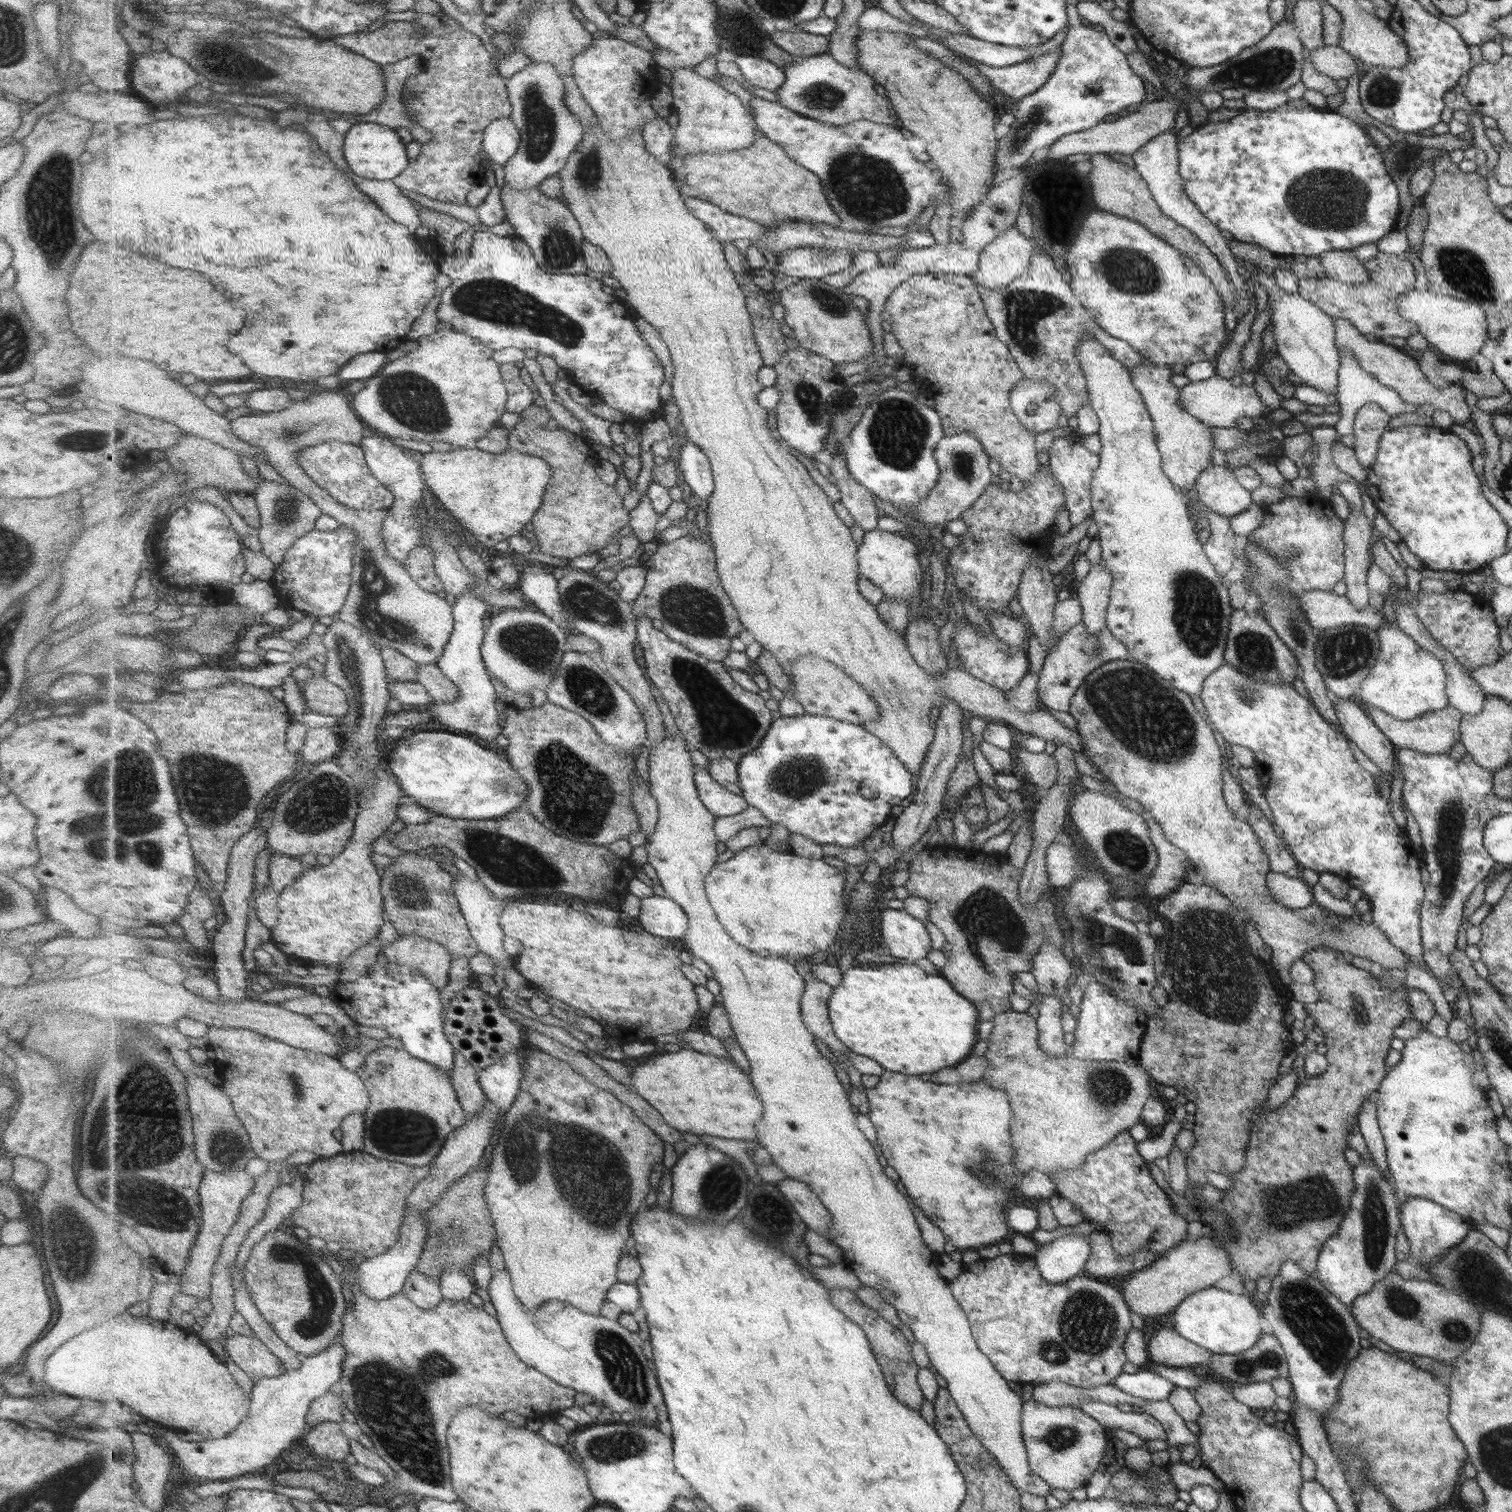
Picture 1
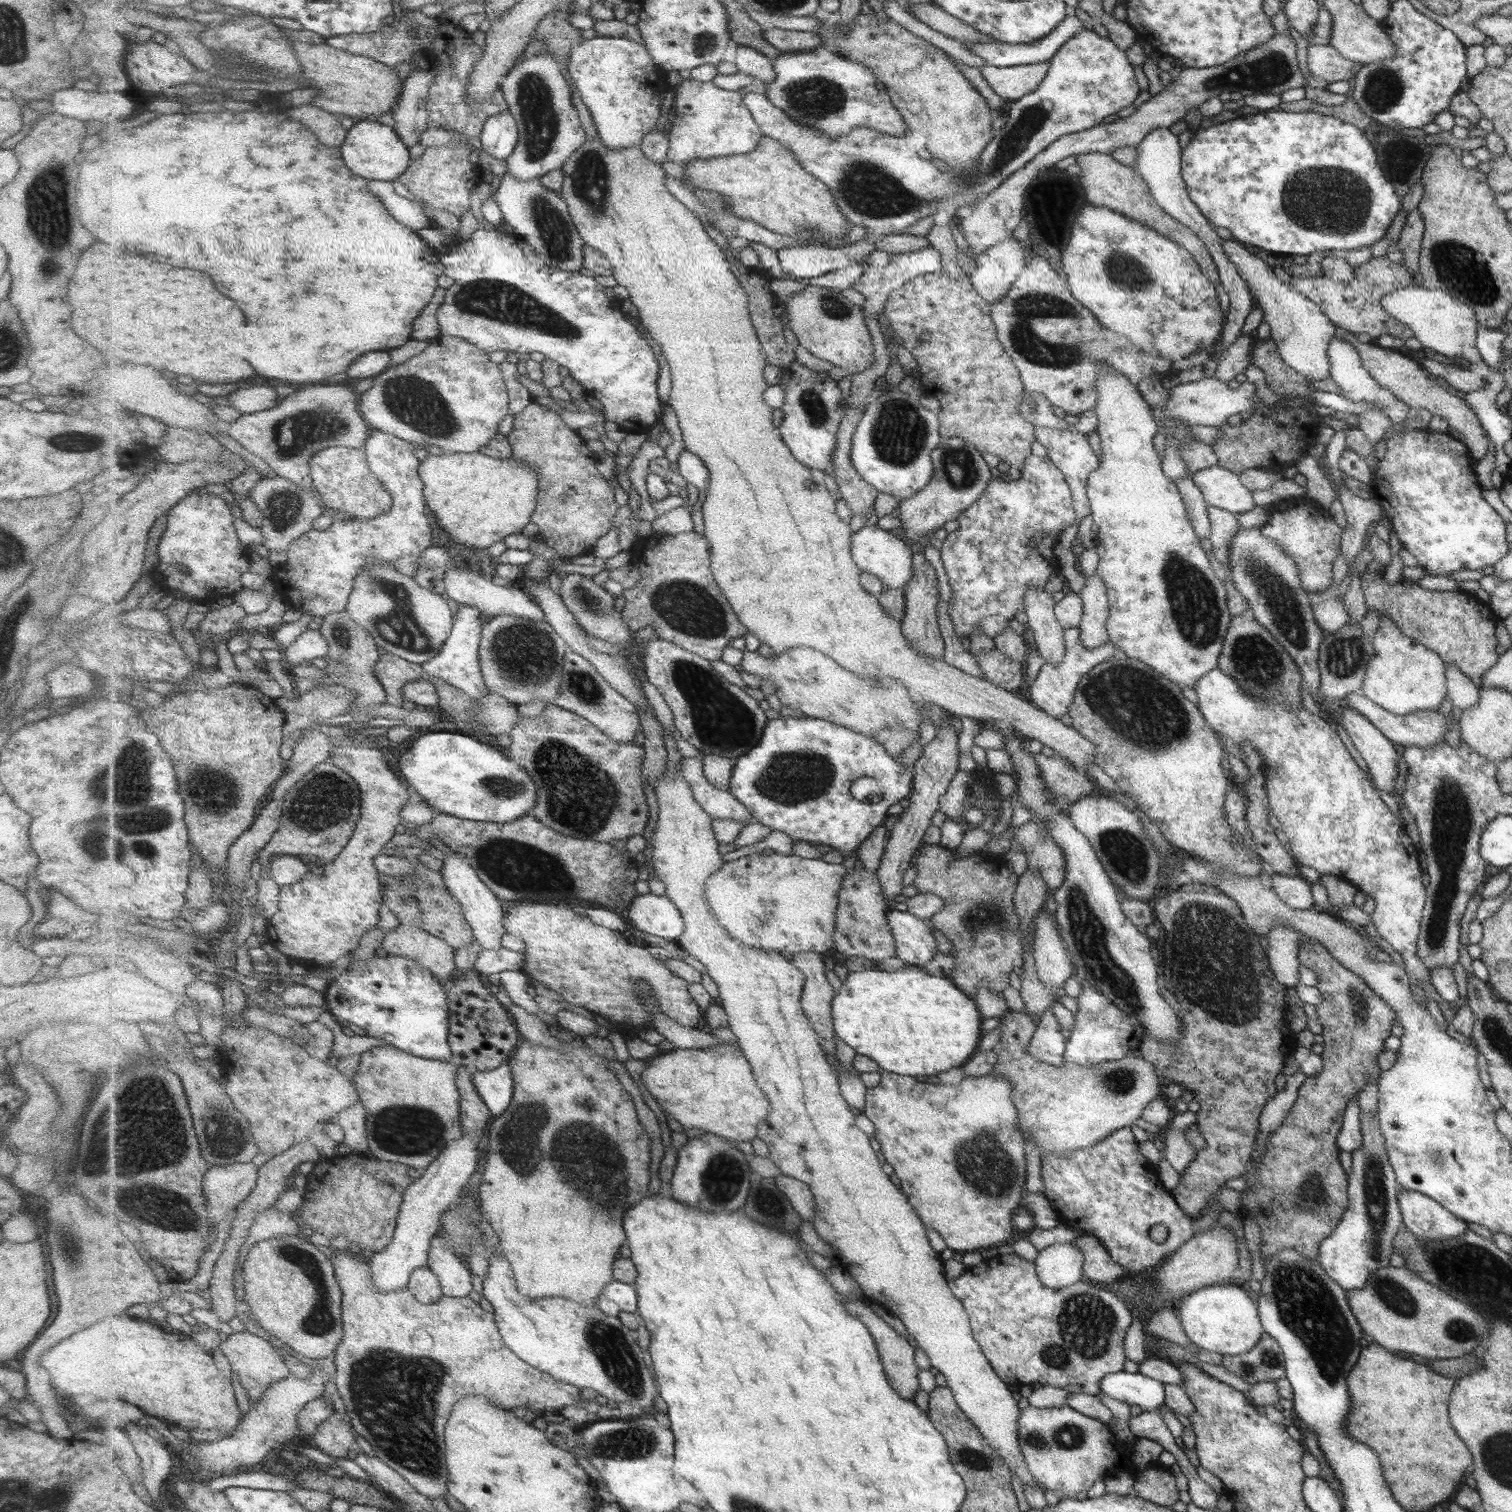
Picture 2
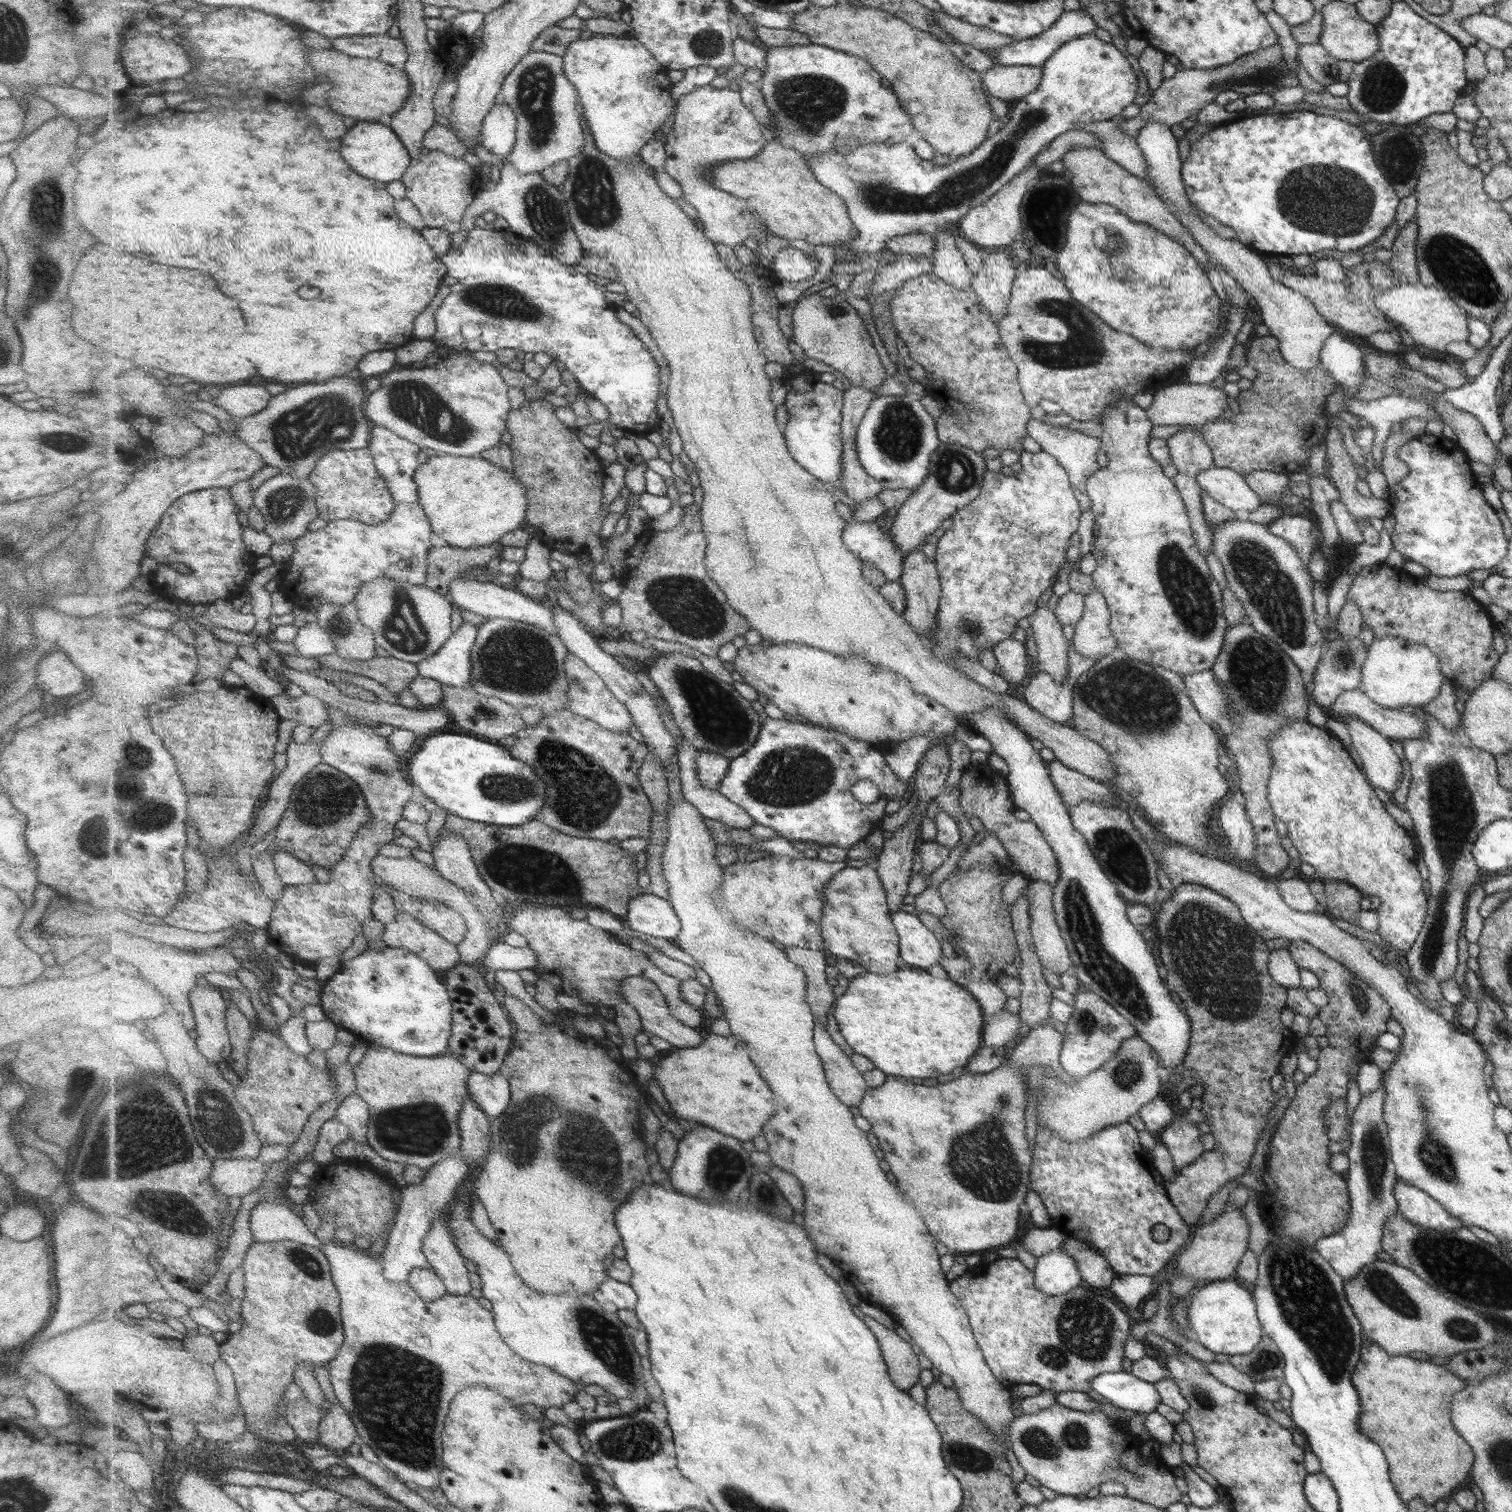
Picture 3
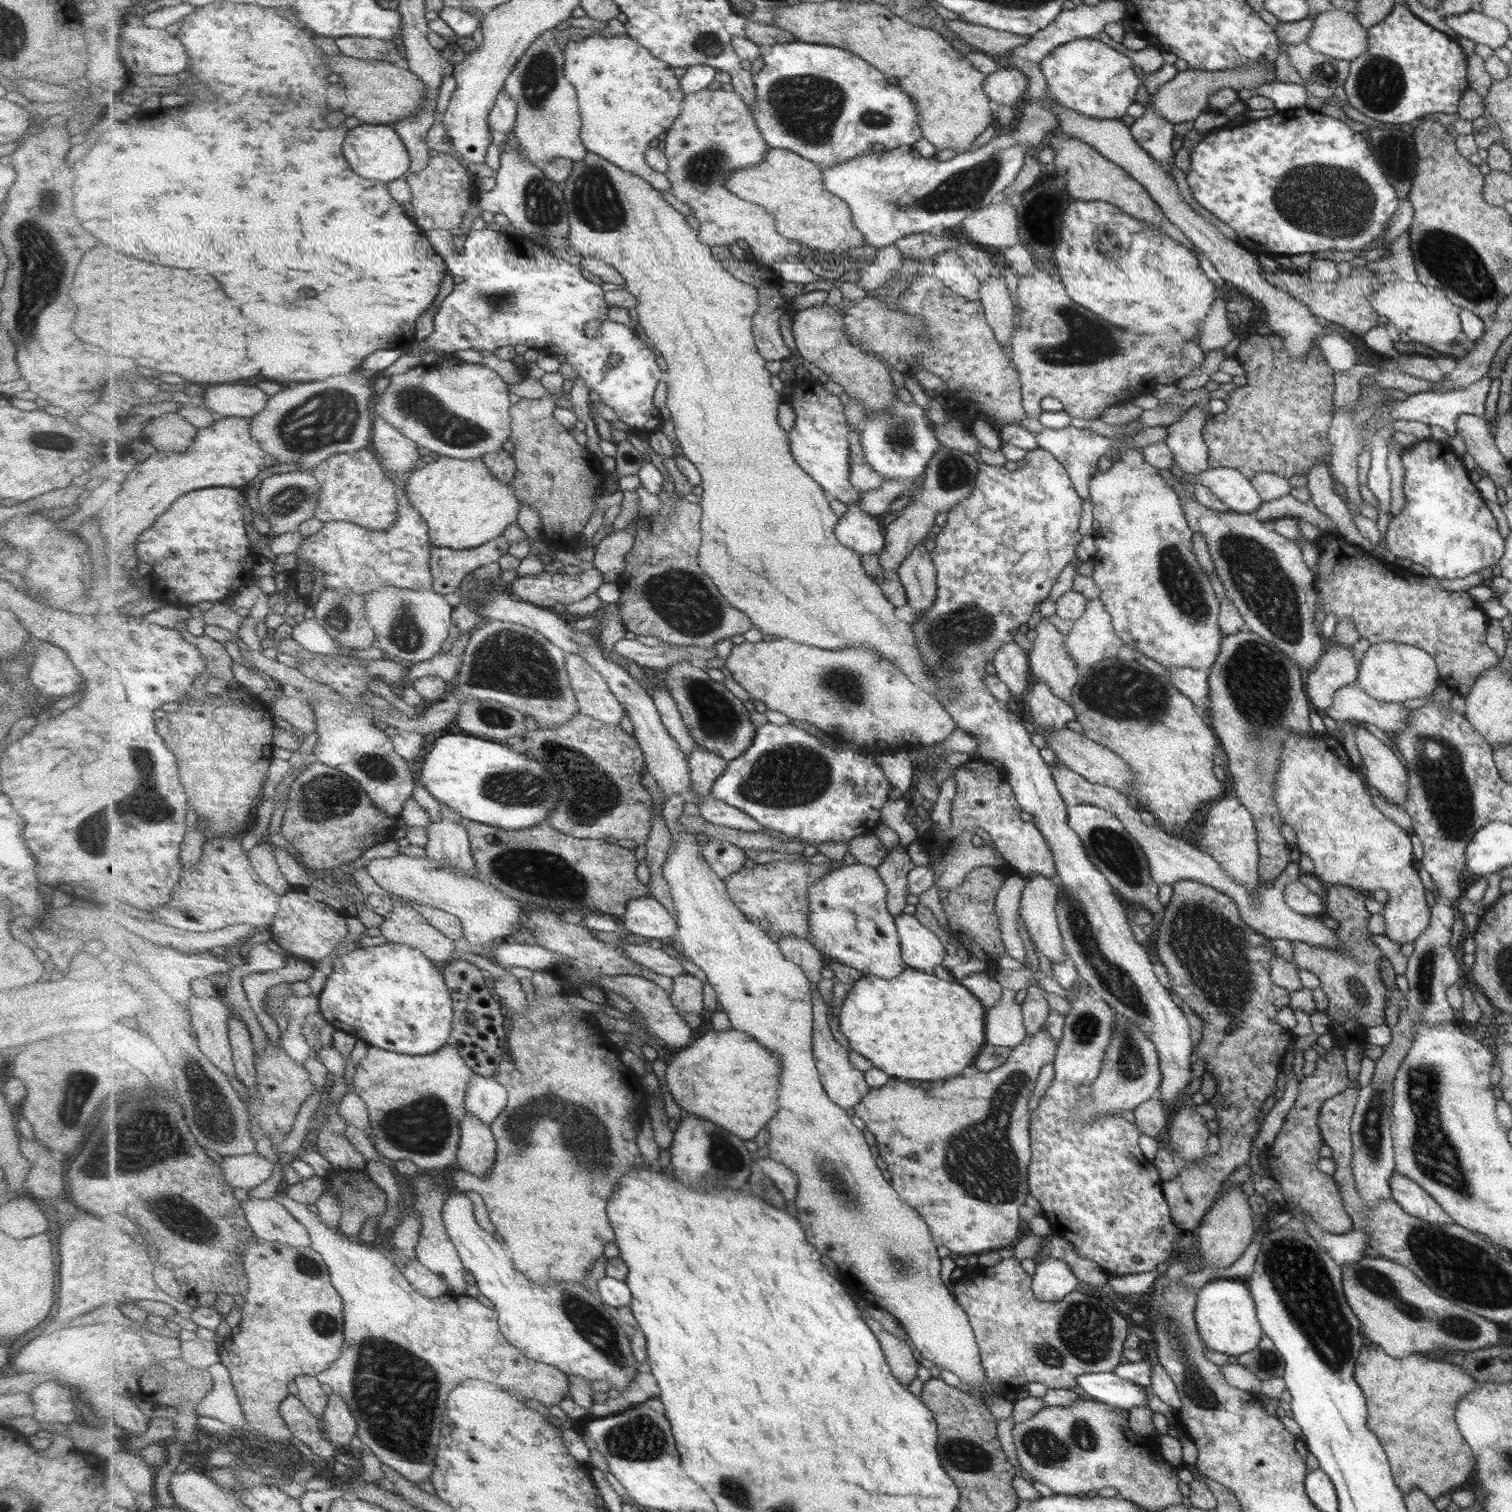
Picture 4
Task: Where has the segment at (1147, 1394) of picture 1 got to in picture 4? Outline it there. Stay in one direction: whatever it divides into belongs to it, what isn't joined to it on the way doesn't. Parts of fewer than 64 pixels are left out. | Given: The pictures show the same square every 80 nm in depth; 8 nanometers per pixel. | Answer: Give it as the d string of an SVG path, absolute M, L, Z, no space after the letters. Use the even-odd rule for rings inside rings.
M1112 1371L1104 1373L1085 1373L1077 1378L1077 1384L1085 1396L1089 1396L1092 1400L1103 1403L1115 1408L1128 1410L1135 1405L1146 1405L1145 1395L1138 1389L1139 1384L1129 1382L1119 1378Z

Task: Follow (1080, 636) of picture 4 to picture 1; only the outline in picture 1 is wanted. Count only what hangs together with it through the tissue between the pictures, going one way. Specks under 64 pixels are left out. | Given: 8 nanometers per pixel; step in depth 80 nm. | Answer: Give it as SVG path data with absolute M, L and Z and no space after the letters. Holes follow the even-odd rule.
M1104 564L1091 566L1083 580L1079 581L1078 601L1082 608L1082 625L1087 634L1094 636L1106 626L1106 606L1109 604L1111 575Z

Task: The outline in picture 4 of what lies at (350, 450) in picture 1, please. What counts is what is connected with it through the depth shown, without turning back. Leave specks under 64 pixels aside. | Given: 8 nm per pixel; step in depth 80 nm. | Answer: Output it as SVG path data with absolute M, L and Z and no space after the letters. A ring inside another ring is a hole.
M371 449L335 454L321 462L313 470L322 486L314 516L323 523L339 520L354 522L364 530L374 532L391 529L397 522L400 504L397 484L387 478L384 471L382 461Z

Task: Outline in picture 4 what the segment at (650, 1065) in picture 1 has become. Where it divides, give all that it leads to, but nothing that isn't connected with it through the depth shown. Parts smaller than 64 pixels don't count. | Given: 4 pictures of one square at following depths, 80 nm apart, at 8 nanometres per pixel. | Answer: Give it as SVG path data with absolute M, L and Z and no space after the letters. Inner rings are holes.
M729 1029L726 1031L711 1030L702 1037L699 1037L691 1046L686 1047L675 1055L673 1061L670 1062L666 1069L666 1080L669 1093L672 1094L673 1100L681 1108L681 1112L689 1112L689 1114L697 1114L703 1116L711 1122L722 1126L725 1130L731 1131L743 1140L755 1140L761 1129L768 1126L768 1122L779 1113L780 1110L780 1092L779 1085L782 1083L782 1060L779 1055L773 1051L766 1049L753 1035L748 1032L741 1032L737 1029Z

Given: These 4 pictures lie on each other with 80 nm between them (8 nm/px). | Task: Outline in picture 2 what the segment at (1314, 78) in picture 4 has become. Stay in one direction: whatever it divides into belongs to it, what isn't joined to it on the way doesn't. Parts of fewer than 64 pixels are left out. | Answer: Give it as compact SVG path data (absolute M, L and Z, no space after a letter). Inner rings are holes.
M1328 45L1307 46L1306 62L1310 74L1324 80L1327 85L1337 80L1349 80L1351 76L1353 62Z

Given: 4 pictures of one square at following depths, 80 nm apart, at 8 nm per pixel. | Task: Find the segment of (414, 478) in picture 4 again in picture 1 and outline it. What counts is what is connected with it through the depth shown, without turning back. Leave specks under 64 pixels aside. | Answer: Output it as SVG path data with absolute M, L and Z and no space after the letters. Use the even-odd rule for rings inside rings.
M511 447L503 454L491 454L475 448L453 448L445 452L431 451L423 454L422 471L428 490L439 500L443 508L457 520L459 528L467 532L483 546L492 548L502 540L518 536L531 523L543 504L546 486L551 480L549 464L538 456L519 452Z

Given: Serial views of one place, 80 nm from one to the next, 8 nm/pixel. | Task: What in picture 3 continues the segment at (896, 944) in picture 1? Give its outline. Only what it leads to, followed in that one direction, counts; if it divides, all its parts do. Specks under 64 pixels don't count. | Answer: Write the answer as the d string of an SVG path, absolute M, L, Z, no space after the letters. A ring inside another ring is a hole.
M899 911L894 912L893 916L895 926L898 928L900 936L900 950L902 952L902 963L904 964L904 967L900 968L893 974L885 975L866 971L851 979L845 993L837 999L837 1002L834 1005L834 1016L837 1020L839 1031L845 1038L848 1046L850 1046L855 1053L862 1054L869 1058L869 1060L872 1060L875 1063L875 1066L885 1072L885 1074L903 1076L913 1081L921 1078L937 1078L939 1074L949 1074L949 1072L951 1072L953 1068L957 1068L957 1066L965 1067L967 1060L970 1060L970 1058L974 1056L976 1053L975 1050L977 1050L979 1044L981 1044L981 1028L984 1028L983 1016L981 1016L981 1010L979 1010L977 1001L974 998L971 998L963 988L959 988L957 984L953 984L953 981L950 979L933 978L933 976L929 976L929 973L923 972L922 968L929 968L929 966L937 964L939 958L941 958L941 948L939 948L939 942L935 940L935 936L933 936L927 928L921 926L921 922L913 916L913 913Z

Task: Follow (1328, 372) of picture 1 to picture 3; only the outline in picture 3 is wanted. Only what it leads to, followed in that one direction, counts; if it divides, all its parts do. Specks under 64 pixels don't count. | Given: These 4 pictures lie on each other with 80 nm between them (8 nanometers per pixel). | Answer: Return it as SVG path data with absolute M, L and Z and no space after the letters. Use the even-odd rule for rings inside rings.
M1183 211L1171 213L1186 227L1195 243L1203 248L1210 264L1212 266L1219 265L1225 271L1225 275L1241 286L1241 289L1245 291L1245 296L1249 296L1257 304L1261 323L1269 329L1271 336L1278 339L1278 351L1282 358L1291 366L1303 370L1310 369L1319 363L1319 351L1323 341L1334 331L1323 320L1323 316L1315 311L1314 304L1303 295L1293 292L1293 290L1285 288L1281 283L1273 280L1267 270L1266 262L1260 254L1251 251L1249 247L1243 246L1235 239L1219 238L1197 216L1189 216L1189 213Z

